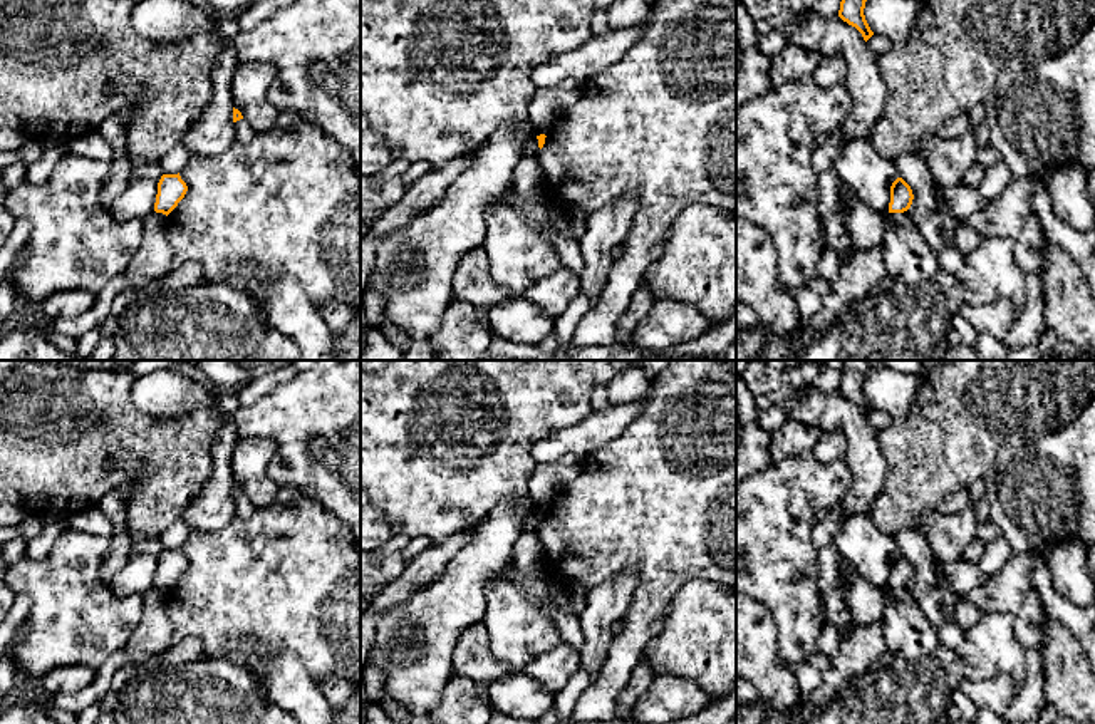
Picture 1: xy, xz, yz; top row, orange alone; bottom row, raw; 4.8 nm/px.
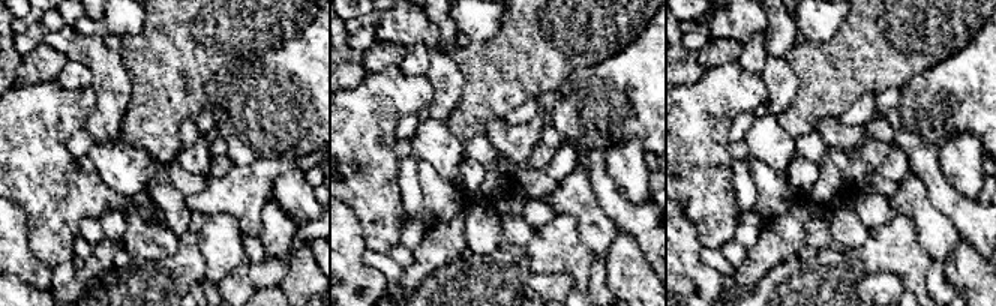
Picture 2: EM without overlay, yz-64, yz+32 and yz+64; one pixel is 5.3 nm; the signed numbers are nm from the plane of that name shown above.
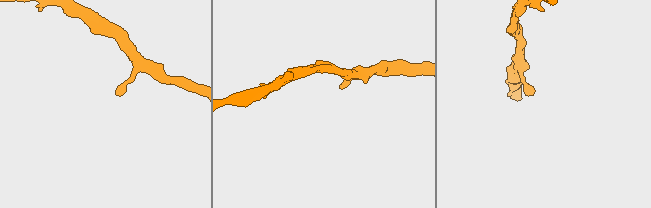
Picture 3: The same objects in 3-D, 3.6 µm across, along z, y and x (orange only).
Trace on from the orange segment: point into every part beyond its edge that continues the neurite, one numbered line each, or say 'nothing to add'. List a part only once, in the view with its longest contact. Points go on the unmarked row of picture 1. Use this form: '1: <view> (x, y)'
nothing to add

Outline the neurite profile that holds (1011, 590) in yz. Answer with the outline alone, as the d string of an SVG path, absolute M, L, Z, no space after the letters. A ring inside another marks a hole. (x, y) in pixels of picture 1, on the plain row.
M1013 553L1011 558L986 582L966 597L983 613L1006 613L1013 620L1018 642L1025 649L1041 652L1046 623L1045 612L1033 583L1035 556Z

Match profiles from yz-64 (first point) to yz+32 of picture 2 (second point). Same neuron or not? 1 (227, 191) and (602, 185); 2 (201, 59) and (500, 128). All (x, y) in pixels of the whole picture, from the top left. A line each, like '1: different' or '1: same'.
1: different
2: different

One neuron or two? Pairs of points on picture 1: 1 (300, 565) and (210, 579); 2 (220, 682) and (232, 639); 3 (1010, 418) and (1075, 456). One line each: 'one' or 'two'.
1: one
2: two
3: two

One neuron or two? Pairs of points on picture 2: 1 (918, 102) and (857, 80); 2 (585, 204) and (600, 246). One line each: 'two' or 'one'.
1: two
2: one

